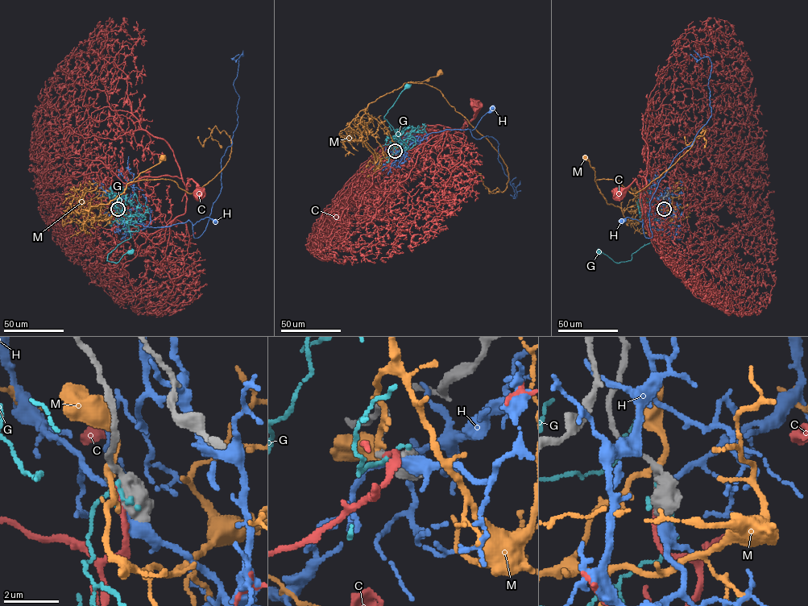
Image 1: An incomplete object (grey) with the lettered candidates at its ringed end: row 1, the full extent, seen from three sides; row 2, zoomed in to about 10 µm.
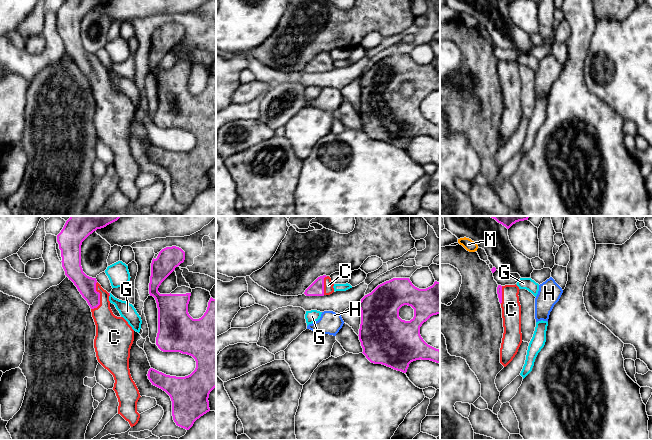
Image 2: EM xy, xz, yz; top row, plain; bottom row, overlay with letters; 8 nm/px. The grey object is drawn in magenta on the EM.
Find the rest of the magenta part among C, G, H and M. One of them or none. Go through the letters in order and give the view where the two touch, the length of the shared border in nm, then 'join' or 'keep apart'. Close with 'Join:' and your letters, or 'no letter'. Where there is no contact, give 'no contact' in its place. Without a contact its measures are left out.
C: contact in xy; length 220 nm; join
G: no contact; keep apart
H: no contact; keep apart
M: no contact; keep apart
Join: C

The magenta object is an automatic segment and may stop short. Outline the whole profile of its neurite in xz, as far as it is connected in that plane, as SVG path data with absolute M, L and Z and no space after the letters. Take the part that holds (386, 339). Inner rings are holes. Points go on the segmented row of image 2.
M393 278L378 285L371 293L365 295L359 302L361 311L361 324L359 340L363 348L363 354L374 364L382 364L394 370L407 372L409 364L416 360L430 360L440 364L440 350L428 345L420 335L420 327L431 316L440 314L440 282L426 289L415 287L409 278ZM408 305L414 309L414 317L410 321L399 317L399 309Z

